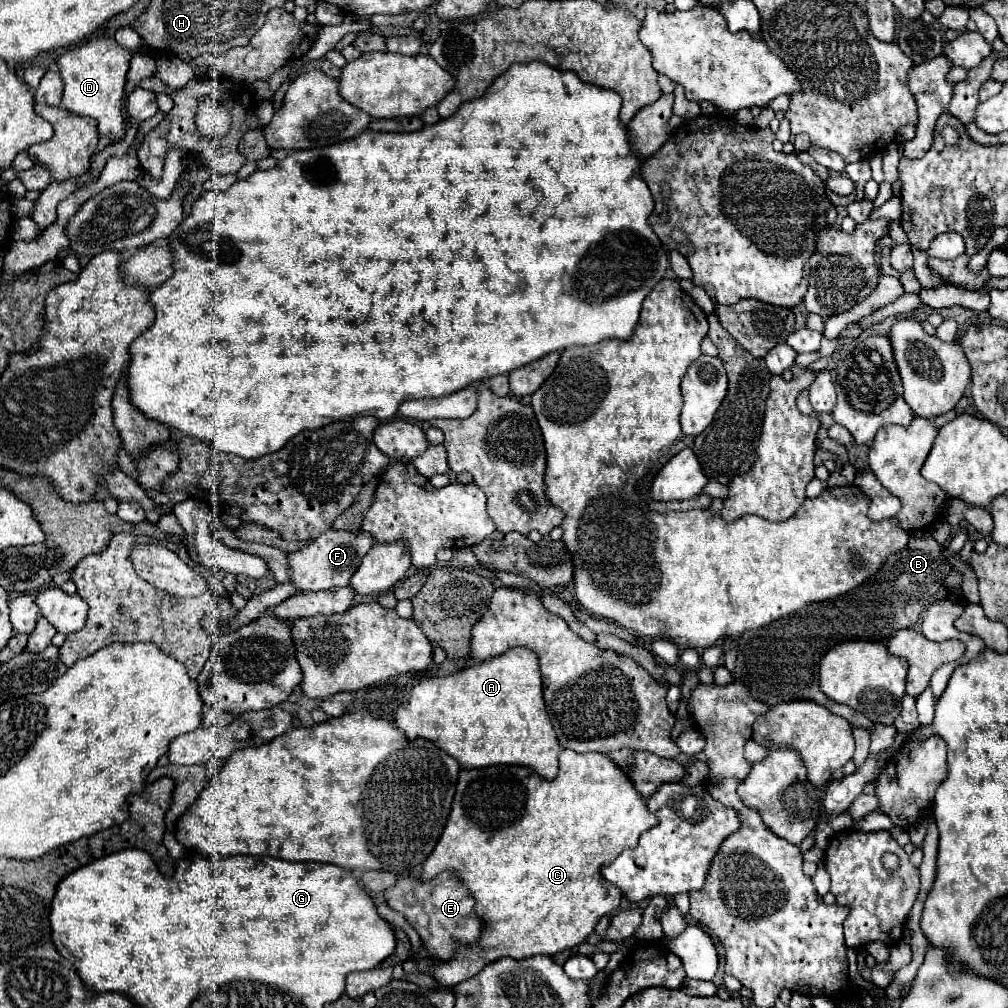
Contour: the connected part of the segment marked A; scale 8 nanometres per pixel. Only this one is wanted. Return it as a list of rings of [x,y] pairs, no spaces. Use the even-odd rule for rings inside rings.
[[[514,647],[454,675],[428,677],[410,685],[408,701],[396,711],[396,725],[408,739],[430,739],[464,769],[526,765],[546,779],[558,773],[560,743],[544,707],[540,661],[532,649]]]

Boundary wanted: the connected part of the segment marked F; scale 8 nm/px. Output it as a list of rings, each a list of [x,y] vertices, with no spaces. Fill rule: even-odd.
[[[328,529],[320,537],[316,537],[314,543],[308,547],[288,553],[290,563],[290,581],[294,581],[302,591],[320,591],[320,589],[332,589],[332,587],[344,587],[348,585],[352,573],[362,563],[364,555],[376,545],[374,537],[366,531],[334,531]]]

